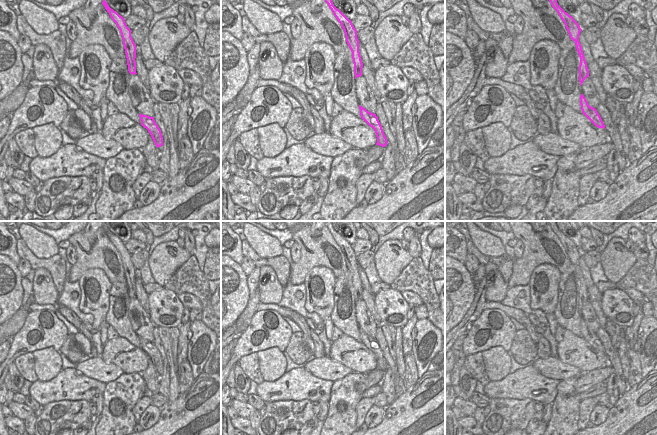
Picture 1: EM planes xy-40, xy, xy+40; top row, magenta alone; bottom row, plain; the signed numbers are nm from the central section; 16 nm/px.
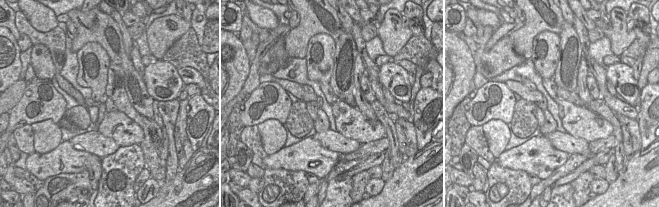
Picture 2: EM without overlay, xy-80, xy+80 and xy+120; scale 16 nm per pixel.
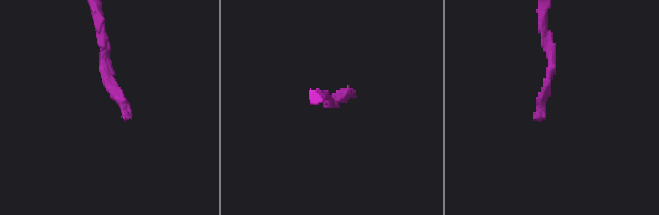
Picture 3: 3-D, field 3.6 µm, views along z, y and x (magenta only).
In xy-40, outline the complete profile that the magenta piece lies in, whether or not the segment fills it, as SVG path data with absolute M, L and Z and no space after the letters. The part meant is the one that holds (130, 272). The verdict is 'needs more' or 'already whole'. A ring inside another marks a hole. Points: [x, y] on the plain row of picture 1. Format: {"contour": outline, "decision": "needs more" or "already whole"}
{"contour": "M104 224L103 226L105 233L109 237L112 244L116 247L117 251L120 254L122 263L123 263L123 269L125 273L125 278L127 282L127 289L128 289L128 295L130 298L137 298L136 297L136 269L131 261L131 254L128 252L128 250L125 247L125 243L120 240L116 235L111 233L107 226Z", "decision": "already whole"}

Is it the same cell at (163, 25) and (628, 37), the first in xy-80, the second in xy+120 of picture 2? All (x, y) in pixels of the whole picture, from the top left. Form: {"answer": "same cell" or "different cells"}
{"answer": "same cell"}

